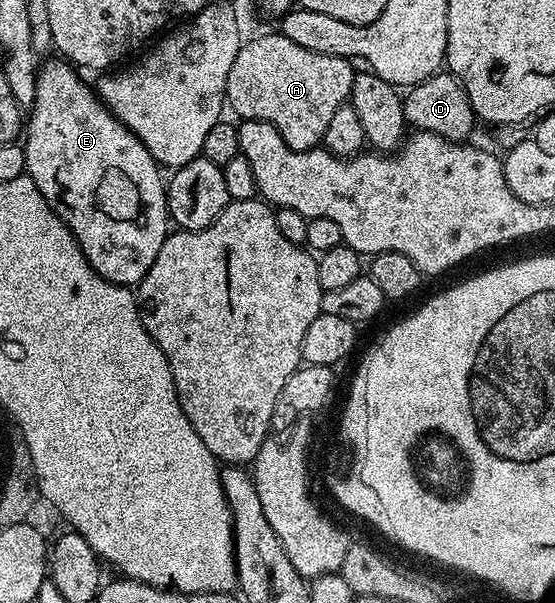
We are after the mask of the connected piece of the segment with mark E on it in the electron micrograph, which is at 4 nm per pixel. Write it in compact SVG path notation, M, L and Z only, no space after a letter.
M66 60L58 61L44 61L39 67L37 86L35 88L35 103L29 107L29 117L25 122L25 137L21 142L23 151L25 152L25 164L27 165L25 171L26 177L31 178L33 184L37 184L41 196L45 196L45 204L49 204L49 208L66 224L69 232L73 232L73 236L77 240L81 252L85 252L85 260L89 260L91 267L101 277L118 286L138 287L139 281L145 276L145 272L149 272L149 268L153 268L153 260L157 260L157 252L161 252L161 244L165 244L169 233L165 178L159 175L161 173L161 167L149 152L149 148L145 148L145 144L141 144L139 137L130 128L115 119L115 115L103 105L102 98L99 97L98 93L92 87L90 90L79 79L80 71Z

